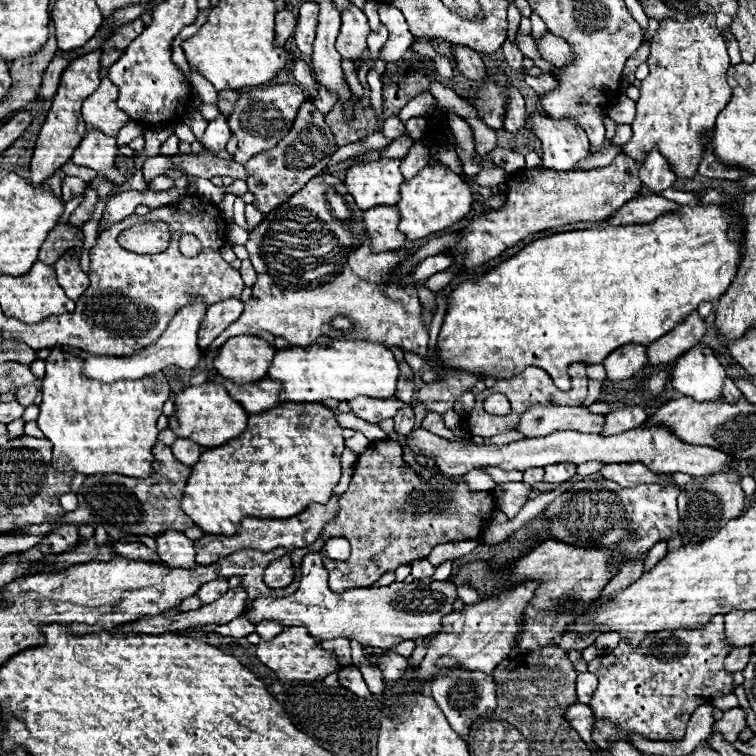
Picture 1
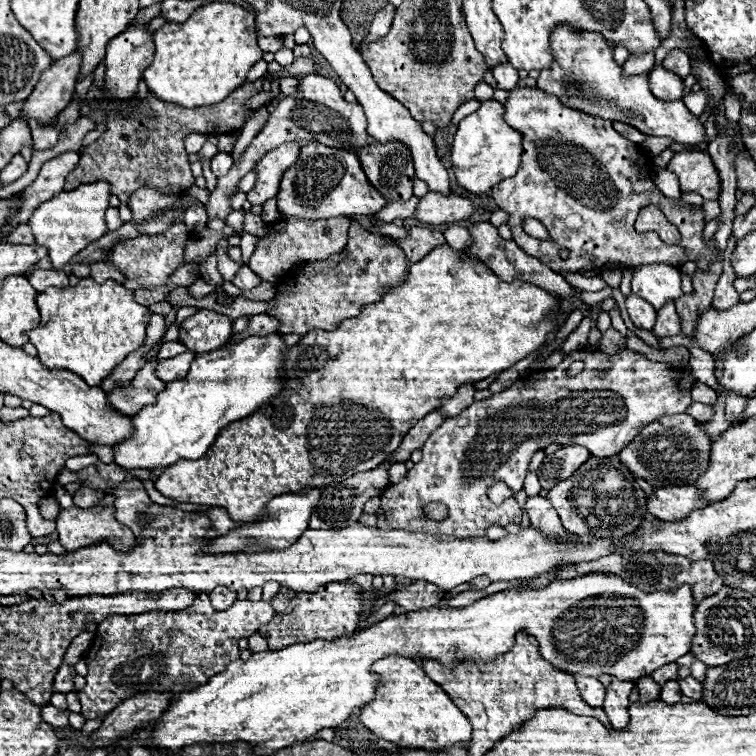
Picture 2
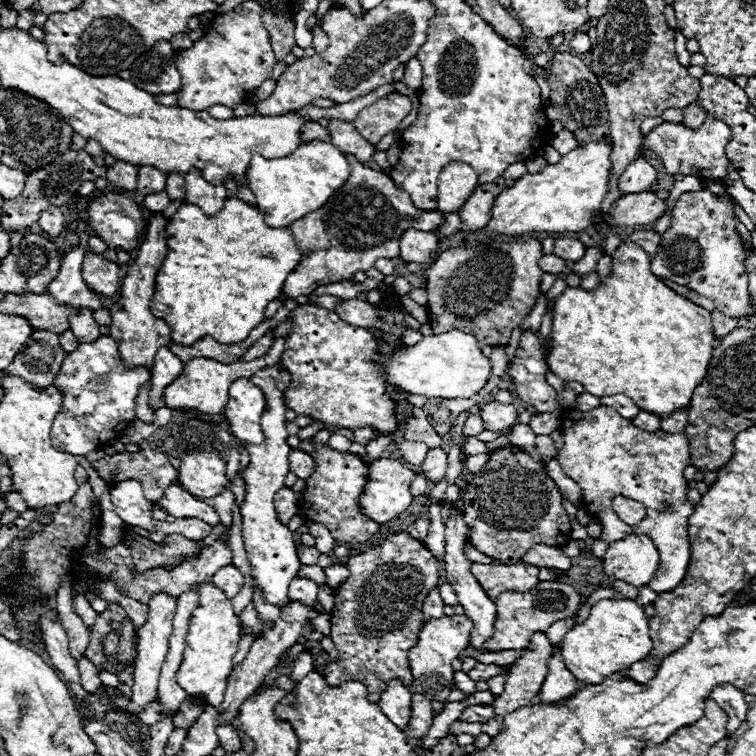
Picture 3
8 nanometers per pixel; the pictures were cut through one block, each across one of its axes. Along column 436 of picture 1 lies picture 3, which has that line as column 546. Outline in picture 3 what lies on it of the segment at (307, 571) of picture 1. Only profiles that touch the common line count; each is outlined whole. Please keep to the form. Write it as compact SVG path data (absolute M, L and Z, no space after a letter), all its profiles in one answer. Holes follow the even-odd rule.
M540 582L530 592L502 592L494 604L496 604L494 634L484 644L484 650L488 652L526 648L534 632L546 632L556 620L566 620L574 616L582 606L582 598L580 594L576 594L572 586L564 582Z

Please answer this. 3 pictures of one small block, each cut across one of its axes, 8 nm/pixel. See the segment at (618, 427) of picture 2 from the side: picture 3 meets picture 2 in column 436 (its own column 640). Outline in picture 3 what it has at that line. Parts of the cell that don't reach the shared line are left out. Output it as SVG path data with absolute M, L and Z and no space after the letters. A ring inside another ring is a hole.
M598 406L590 412L574 408L564 410L560 430L564 434L564 450L556 456L556 460L582 488L584 508L602 524L604 540L612 544L626 534L646 534L654 546L658 546L662 558L662 566L658 566L650 588L656 592L676 588L688 570L688 520L694 514L694 506L686 496L688 482L684 478L684 468L690 464L686 434L640 430L630 420L622 418L614 408L606 406ZM616 496L642 502L646 508L644 520L636 526L624 524L612 510L612 500Z

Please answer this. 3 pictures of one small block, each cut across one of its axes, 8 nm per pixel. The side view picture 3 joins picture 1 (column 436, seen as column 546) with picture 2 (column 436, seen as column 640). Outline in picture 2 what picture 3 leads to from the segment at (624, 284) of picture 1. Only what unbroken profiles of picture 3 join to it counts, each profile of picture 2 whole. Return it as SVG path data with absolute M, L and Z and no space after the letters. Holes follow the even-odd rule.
M448 244L432 250L426 258L422 258L420 262L412 264L412 276L408 276L408 280L398 286L396 290L386 290L382 294L380 302L368 304L362 308L362 312L356 318L344 320L336 330L326 332L326 330L310 330L308 334L304 334L300 338L298 344L288 348L288 354L284 356L284 378L288 378L284 390L276 396L278 402L268 402L268 406L262 406L256 414L232 422L226 430L222 430L216 438L216 442L208 448L208 452L204 454L204 458L200 460L180 460L176 464L172 464L170 468L166 468L158 480L156 480L156 490L160 494L164 494L166 498L174 498L178 502L194 502L194 504L208 504L208 506L222 506L228 510L230 518L234 522L254 522L254 520L264 520L268 516L266 506L272 498L280 496L280 494L298 494L304 492L308 488L324 488L332 482L340 482L344 478L350 478L356 472L368 472L372 468L376 468L378 464L382 464L402 442L404 434L420 420L424 418L424 414L430 414L436 410L436 406L440 406L440 402L444 402L444 398L452 398L452 394L456 394L456 390L464 384L470 382L478 382L484 380L492 374L498 374L510 366L514 366L516 362L520 362L522 358L526 358L530 352L534 352L540 344L544 344L548 332L554 328L556 318L560 312L560 300L552 294L548 294L546 290L524 282L524 280L514 280L514 282L502 282L498 280L498 276L488 270L480 260L472 260L472 258L462 258L462 254L458 250L452 250ZM318 406L350 406L350 408L318 408Z

